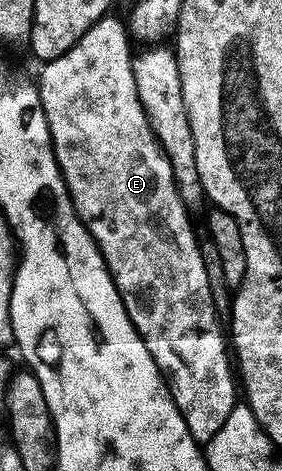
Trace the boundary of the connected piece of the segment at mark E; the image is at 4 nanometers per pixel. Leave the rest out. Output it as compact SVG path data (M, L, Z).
M111 17L98 18L85 32L85 36L81 36L81 40L77 40L77 44L73 44L73 48L69 48L69 52L57 56L51 62L42 63L41 69L43 71L40 72L39 78L37 77L39 99L43 105L45 120L49 124L51 143L55 149L57 164L61 168L67 191L73 200L75 214L93 236L93 240L105 260L107 270L113 276L113 284L117 284L117 292L125 304L125 312L129 312L129 320L133 320L133 328L137 328L137 332L145 340L145 348L149 348L149 352L155 363L159 365L160 370L163 371L164 375L169 376L171 395L185 420L185 424L189 424L189 432L193 436L193 440L205 444L213 436L217 436L221 424L225 424L225 420L229 420L229 412L233 412L233 408L237 405L237 378L233 373L233 362L229 357L229 342L225 337L224 327L223 330L219 327L221 315L217 313L213 304L209 276L205 276L205 263L201 260L197 230L191 227L191 218L187 215L190 213L188 207L183 205L179 195L179 189L173 176L173 168L169 168L169 160L160 148L159 141L153 136L153 128L149 124L149 120L145 116L145 108L141 108L141 100L137 96L137 84L133 80L133 68L131 67L133 42L129 37L128 27L122 17L121 19Z

